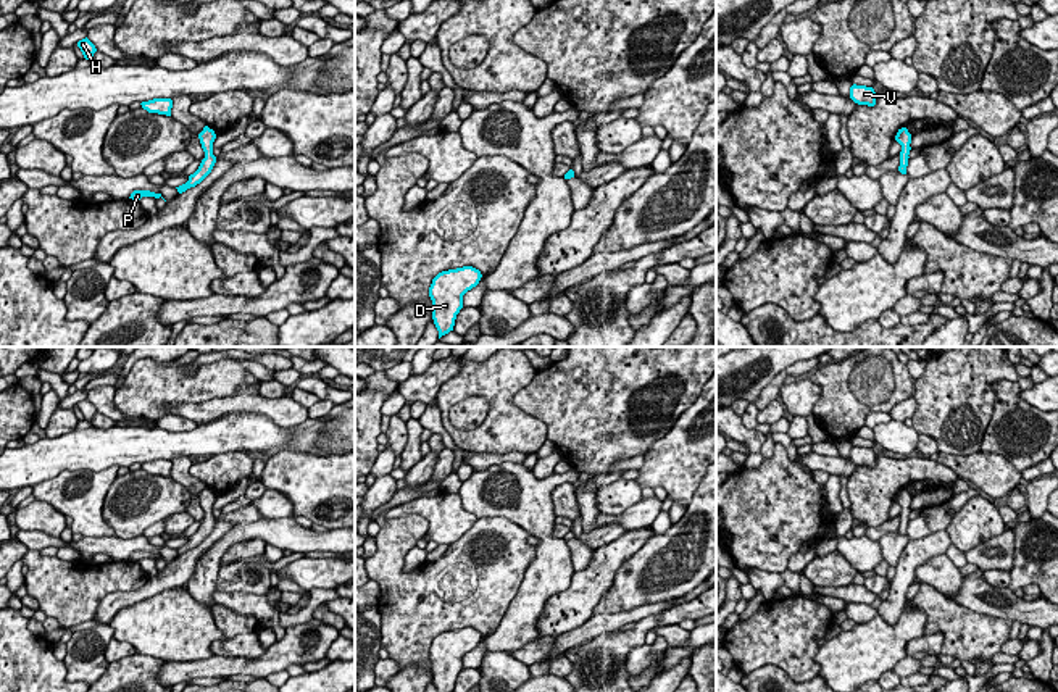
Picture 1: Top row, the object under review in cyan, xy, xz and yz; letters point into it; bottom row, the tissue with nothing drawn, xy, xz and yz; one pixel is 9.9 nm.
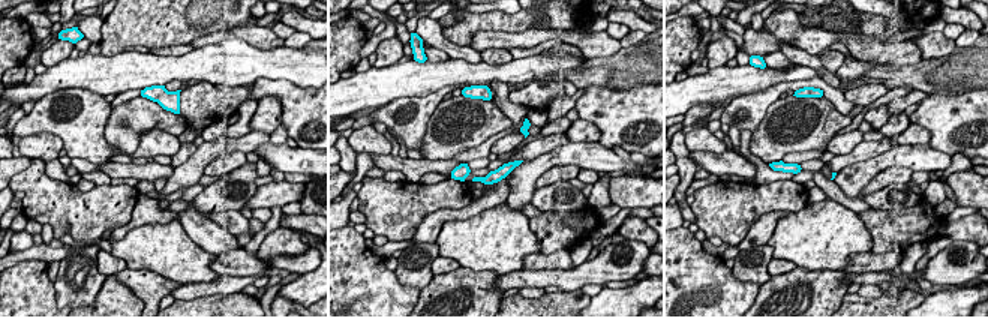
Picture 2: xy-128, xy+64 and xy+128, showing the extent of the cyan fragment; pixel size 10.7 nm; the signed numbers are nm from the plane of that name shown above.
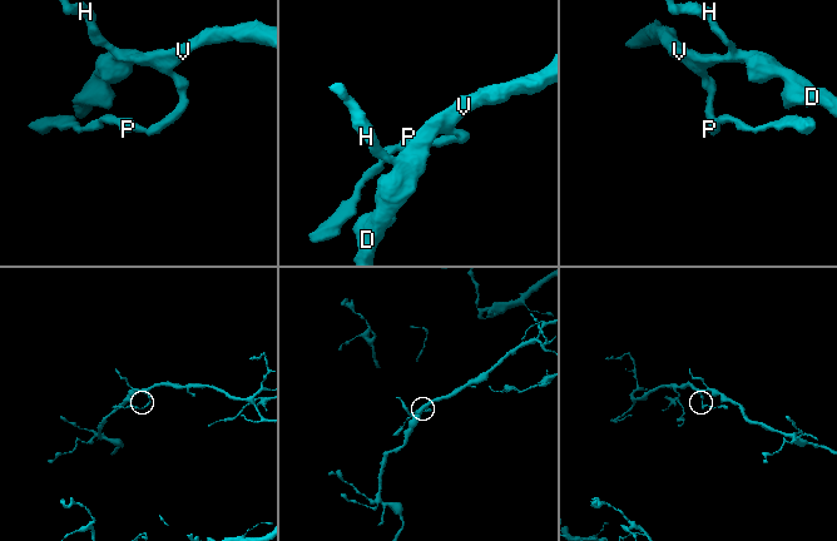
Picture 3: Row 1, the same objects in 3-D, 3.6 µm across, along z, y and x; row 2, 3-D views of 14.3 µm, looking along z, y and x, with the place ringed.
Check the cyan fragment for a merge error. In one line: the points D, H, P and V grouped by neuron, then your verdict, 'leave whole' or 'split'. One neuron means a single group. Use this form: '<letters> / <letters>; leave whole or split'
D H V / P; split

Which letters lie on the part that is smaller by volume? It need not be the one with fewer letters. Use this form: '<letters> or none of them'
P

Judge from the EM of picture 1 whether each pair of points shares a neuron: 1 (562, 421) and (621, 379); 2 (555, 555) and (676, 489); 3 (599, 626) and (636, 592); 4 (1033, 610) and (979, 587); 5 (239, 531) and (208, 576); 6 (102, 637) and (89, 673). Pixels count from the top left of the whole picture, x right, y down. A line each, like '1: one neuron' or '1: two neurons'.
1: one neuron
2: two neurons
3: two neurons
4: one neuron
5: one neuron
6: one neuron

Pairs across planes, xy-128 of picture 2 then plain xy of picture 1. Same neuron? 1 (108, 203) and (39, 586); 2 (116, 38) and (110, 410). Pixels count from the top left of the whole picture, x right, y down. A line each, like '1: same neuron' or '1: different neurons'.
1: same neuron
2: different neurons

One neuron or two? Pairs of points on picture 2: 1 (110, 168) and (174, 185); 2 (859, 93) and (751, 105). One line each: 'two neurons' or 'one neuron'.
1: two neurons
2: two neurons

